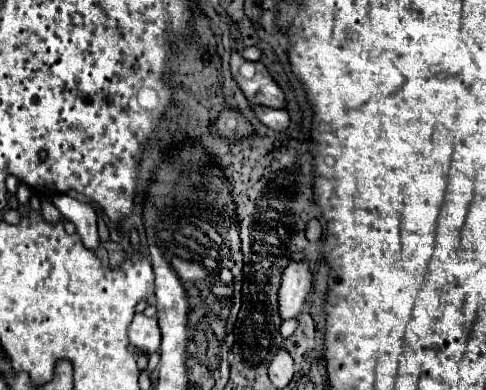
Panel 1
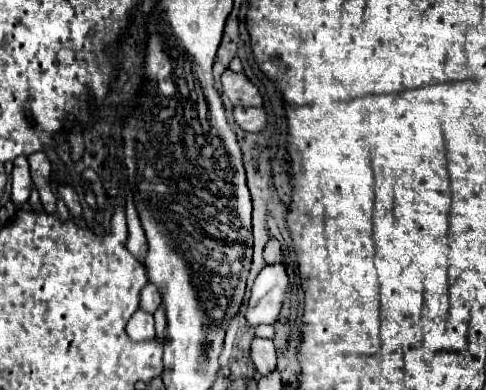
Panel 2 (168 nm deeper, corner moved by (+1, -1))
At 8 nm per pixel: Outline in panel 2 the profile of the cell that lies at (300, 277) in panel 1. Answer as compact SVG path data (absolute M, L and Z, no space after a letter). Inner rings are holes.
M282 263L266 265L256 277L250 291L248 309L246 309L248 325L274 323L280 313L286 289L288 289L286 267Z

